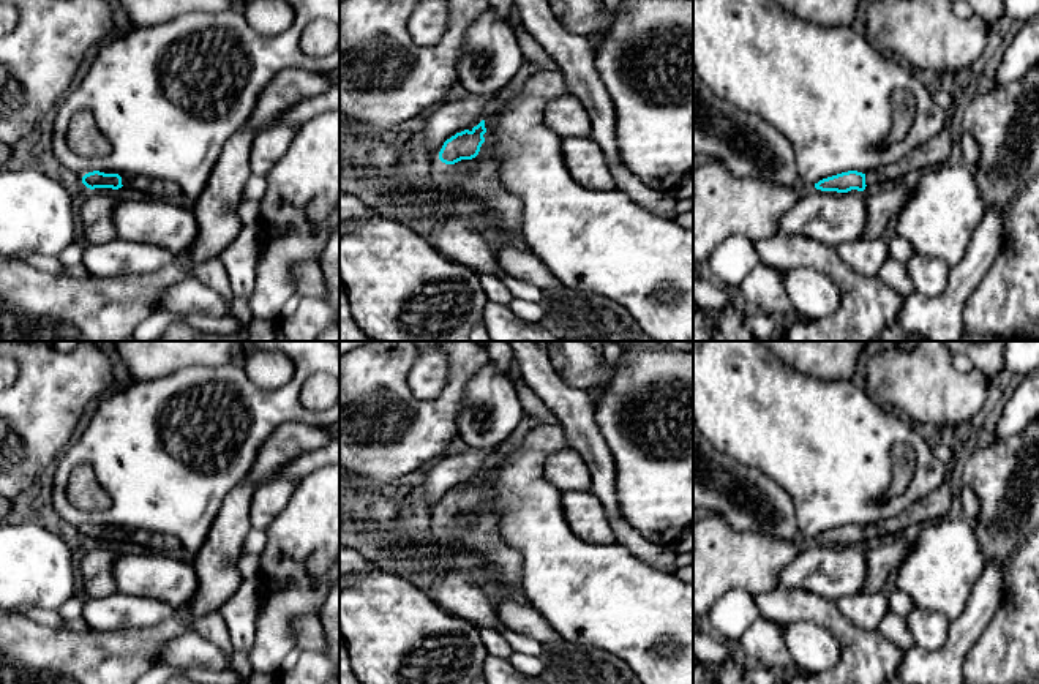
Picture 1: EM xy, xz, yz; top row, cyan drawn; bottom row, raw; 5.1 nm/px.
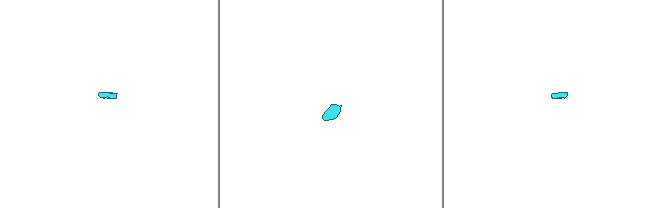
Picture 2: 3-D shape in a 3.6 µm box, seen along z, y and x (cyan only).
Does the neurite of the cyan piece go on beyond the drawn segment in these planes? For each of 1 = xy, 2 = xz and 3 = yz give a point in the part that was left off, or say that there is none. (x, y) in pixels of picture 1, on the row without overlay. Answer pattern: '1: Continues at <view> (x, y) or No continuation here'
1: Continues at xy (155, 542)
2: Continues at xz (501, 566)
3: Continues at yz (933, 506)

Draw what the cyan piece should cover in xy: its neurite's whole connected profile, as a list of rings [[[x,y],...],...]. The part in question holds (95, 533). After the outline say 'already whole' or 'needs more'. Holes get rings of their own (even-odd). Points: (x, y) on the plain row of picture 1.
[[[99,524],[88,526],[82,531],[82,537],[90,542],[112,542],[129,540],[136,545],[144,547],[147,551],[155,553],[177,553],[182,547],[178,540],[171,534],[156,534],[142,529],[118,529],[104,528]]]; needs more

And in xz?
[[[485,474],[471,485],[464,483],[447,493],[439,505],[442,518],[439,524],[423,526],[406,539],[418,556],[436,558],[456,551],[474,553],[480,558],[477,575],[488,588],[501,588],[508,596],[521,600],[523,592],[523,559],[518,551],[508,547],[499,536],[499,521],[494,515],[477,513]]]; needs more

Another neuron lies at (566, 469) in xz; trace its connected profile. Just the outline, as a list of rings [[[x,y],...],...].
[[[572,447],[554,452],[545,464],[545,477],[559,490],[589,491],[591,474],[578,452]]]

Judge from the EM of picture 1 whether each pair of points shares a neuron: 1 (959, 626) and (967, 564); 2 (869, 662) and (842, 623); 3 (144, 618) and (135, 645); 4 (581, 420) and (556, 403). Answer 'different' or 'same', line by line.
1: different
2: same
3: different
4: same

